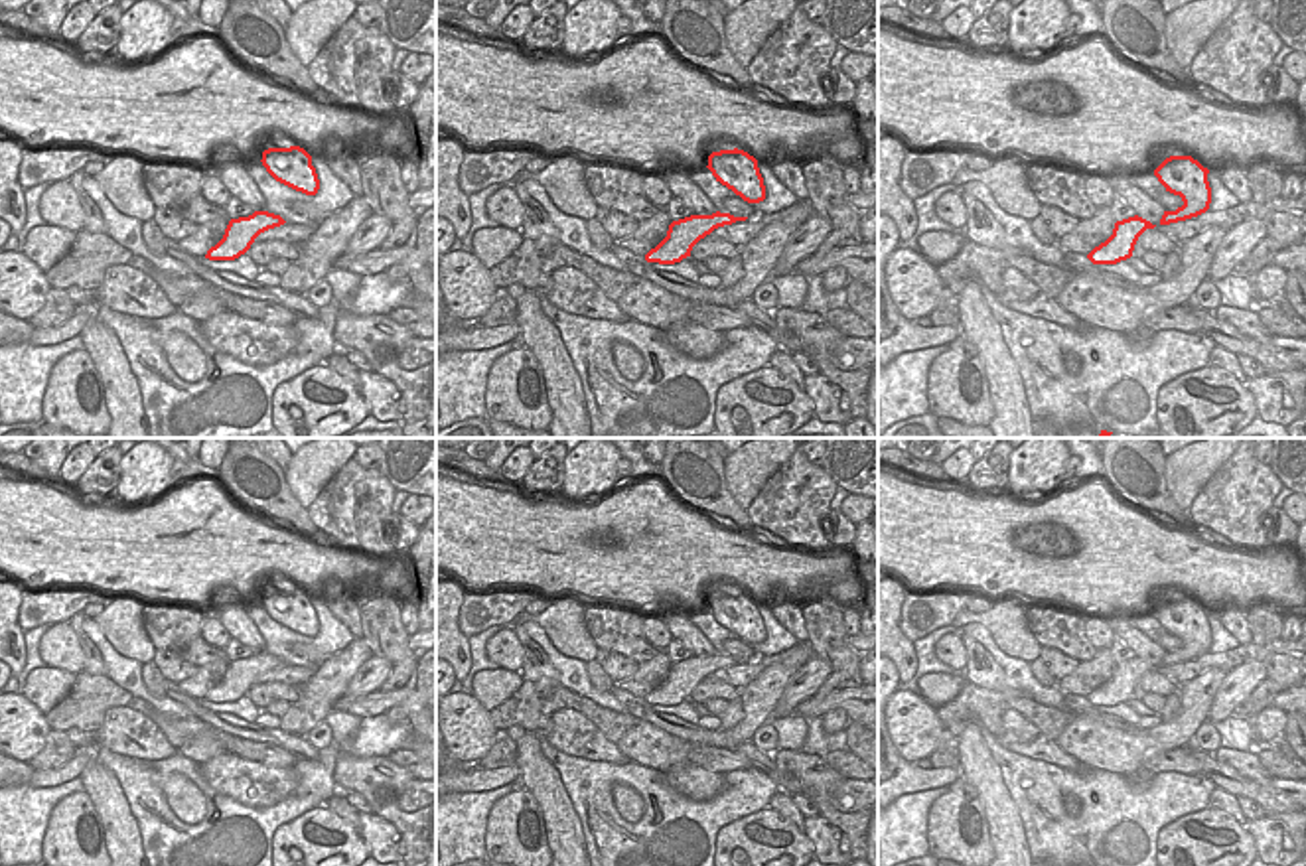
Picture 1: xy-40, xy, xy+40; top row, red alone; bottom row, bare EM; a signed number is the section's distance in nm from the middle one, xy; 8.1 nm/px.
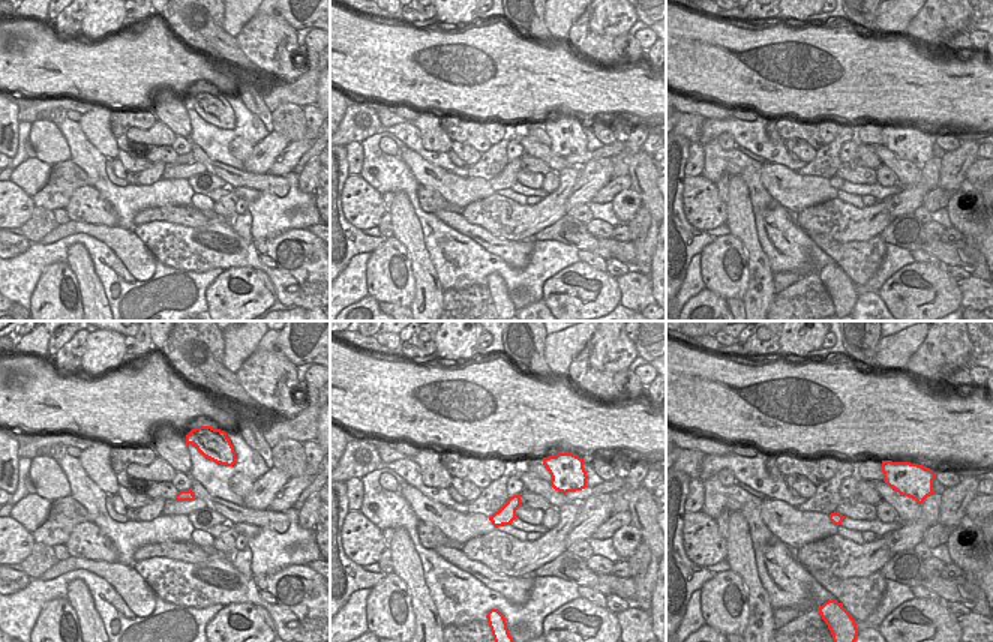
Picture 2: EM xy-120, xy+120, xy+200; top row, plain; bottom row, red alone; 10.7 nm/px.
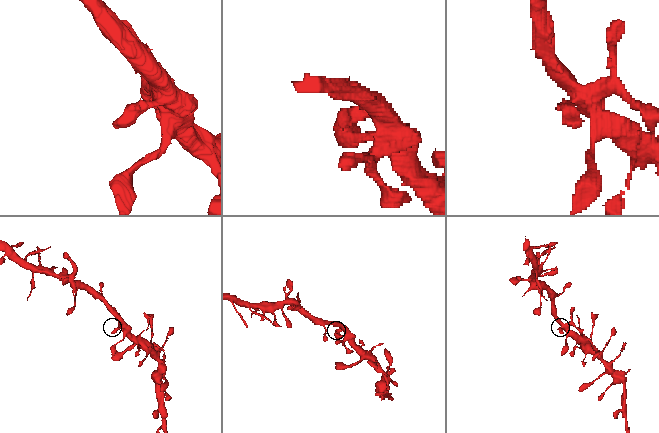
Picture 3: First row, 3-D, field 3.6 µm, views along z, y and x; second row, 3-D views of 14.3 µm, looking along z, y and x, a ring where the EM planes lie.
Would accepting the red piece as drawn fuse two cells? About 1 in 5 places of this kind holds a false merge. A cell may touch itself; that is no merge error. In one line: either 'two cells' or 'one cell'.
one cell

